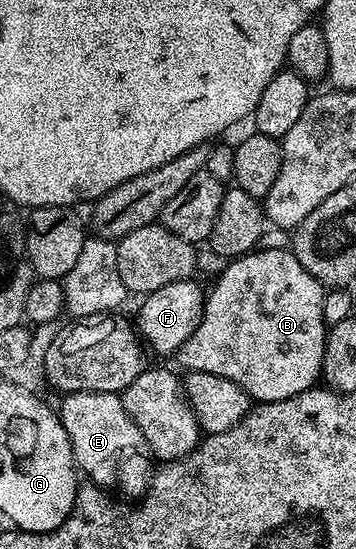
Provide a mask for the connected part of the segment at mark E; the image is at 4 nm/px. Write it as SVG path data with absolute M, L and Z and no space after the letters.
M82 391L69 393L61 401L64 402L58 405L58 416L62 427L66 427L72 457L79 472L83 476L85 473L91 484L105 491L121 493L124 497L143 498L152 481L154 458L146 439L142 439L142 431L138 431L134 419L126 415L120 394Z

